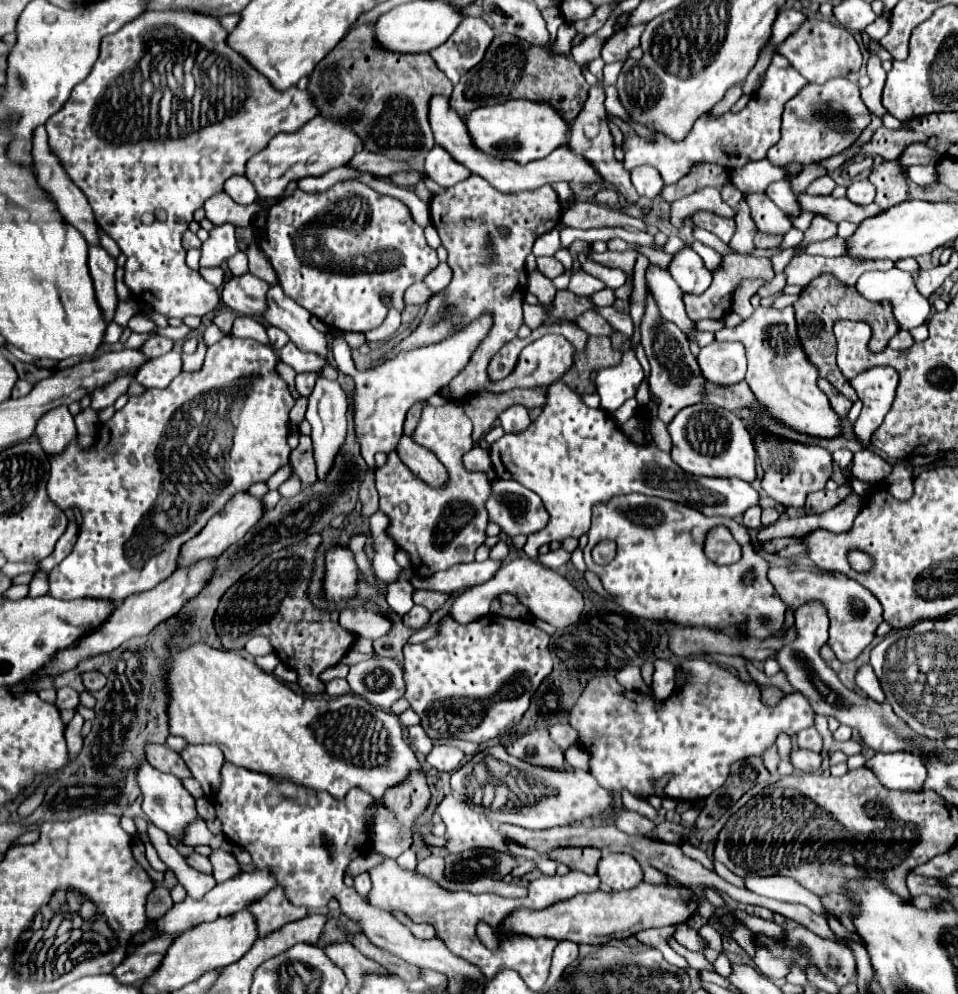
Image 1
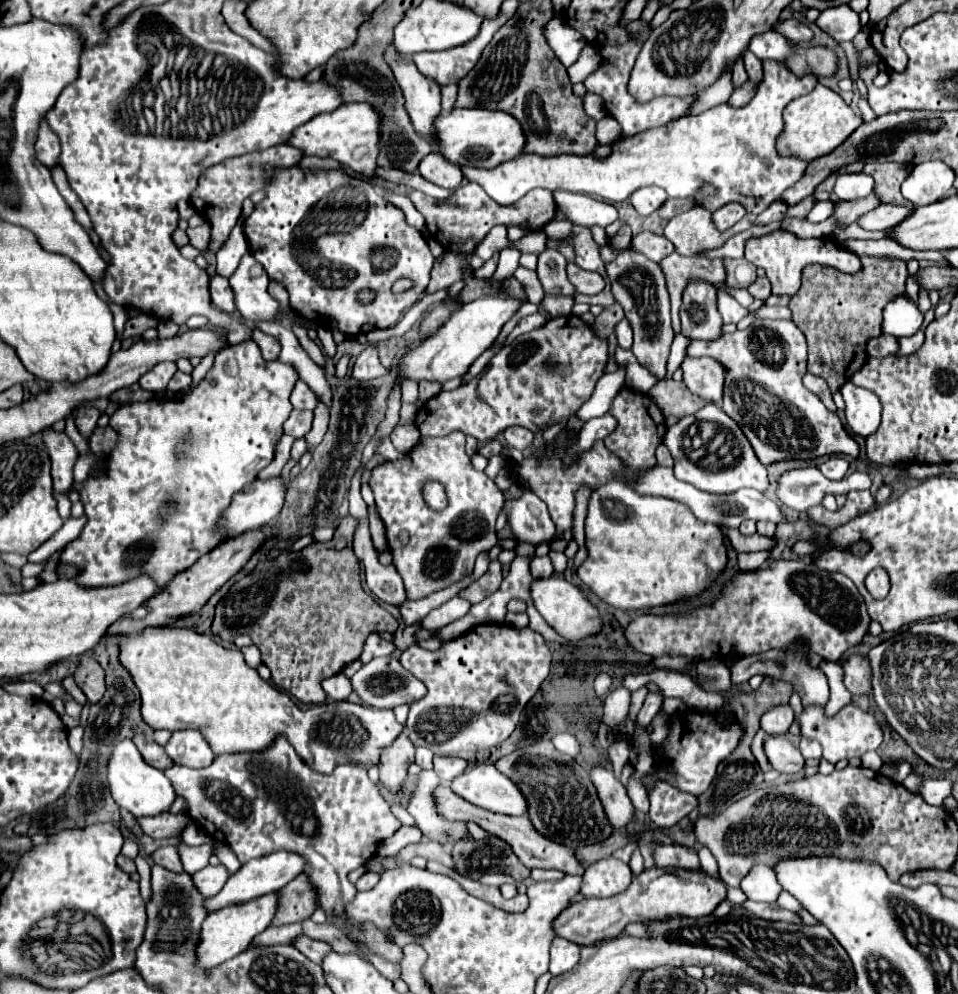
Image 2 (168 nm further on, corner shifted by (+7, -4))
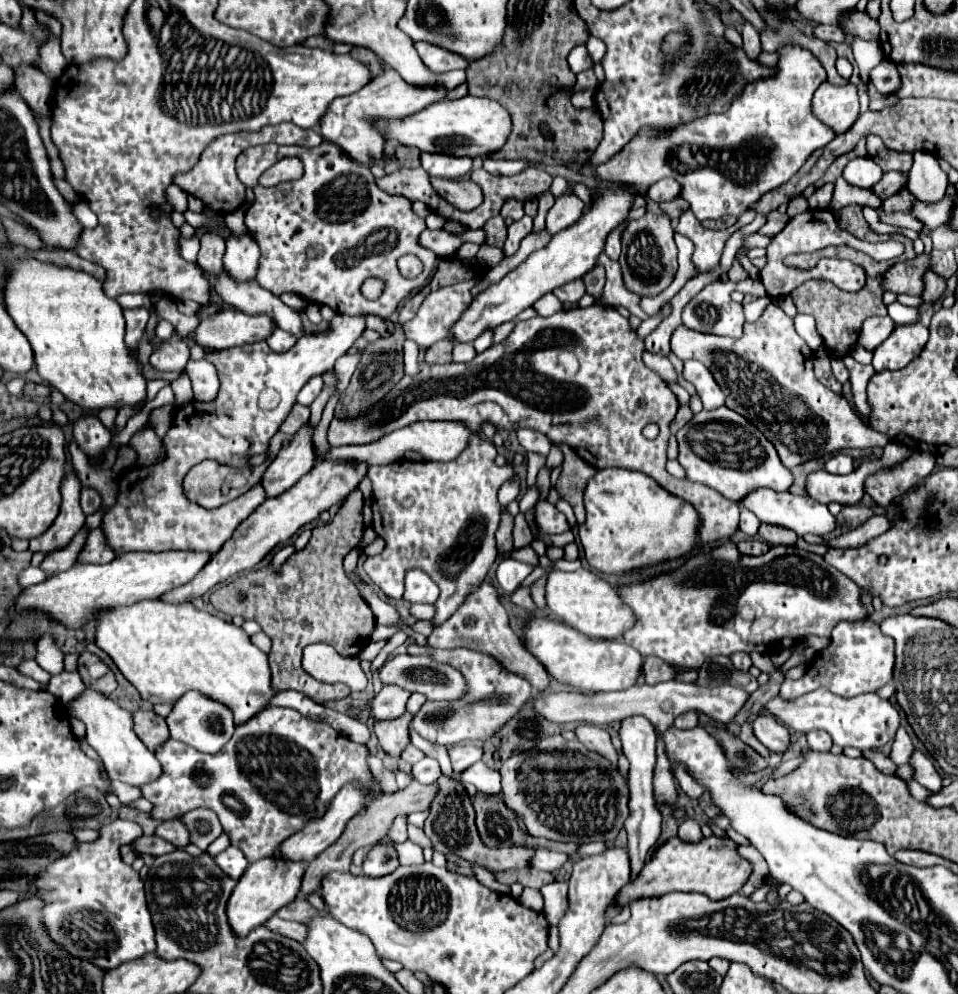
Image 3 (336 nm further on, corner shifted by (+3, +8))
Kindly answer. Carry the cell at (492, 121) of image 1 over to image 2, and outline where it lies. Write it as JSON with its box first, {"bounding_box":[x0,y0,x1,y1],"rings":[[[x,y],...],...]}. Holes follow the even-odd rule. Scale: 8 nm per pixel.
{"bounding_box":[435,108,525,168],"rings":[[[453,108],[447,116],[437,116],[435,122],[435,152],[457,166],[475,168],[495,168],[501,162],[521,156],[525,138],[521,134],[519,122],[505,112],[489,112],[479,108]]]}

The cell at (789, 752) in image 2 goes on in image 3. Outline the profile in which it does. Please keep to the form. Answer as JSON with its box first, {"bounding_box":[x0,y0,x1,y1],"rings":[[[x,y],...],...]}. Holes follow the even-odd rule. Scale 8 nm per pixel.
{"bounding_box":[751,714,791,754],"rings":[[[771,714],[757,716],[751,726],[763,746],[767,746],[773,754],[785,754],[791,744],[791,732],[787,726],[781,726]]]}

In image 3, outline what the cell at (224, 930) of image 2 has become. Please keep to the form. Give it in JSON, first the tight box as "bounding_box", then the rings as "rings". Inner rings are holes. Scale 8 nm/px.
{"bounding_box":[227,858,305,938],"rings":[[[263,858],[255,864],[249,864],[245,874],[239,878],[227,902],[227,918],[231,930],[245,938],[253,928],[263,926],[271,916],[275,916],[283,906],[295,900],[301,886],[301,876],[305,872],[303,862],[275,862],[273,858]]]}

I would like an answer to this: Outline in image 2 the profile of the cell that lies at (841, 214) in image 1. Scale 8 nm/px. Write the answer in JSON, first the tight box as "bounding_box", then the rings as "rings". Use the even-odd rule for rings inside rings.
{"bounding_box":[859,204,913,230],"rings":[[[881,204],[873,214],[867,214],[861,218],[859,226],[865,230],[891,230],[899,226],[903,220],[907,220],[913,214],[913,206],[893,206],[893,204]]]}

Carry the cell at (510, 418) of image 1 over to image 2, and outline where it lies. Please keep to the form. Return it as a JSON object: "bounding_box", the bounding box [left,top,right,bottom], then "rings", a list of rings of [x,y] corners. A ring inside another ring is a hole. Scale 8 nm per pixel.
{"bounding_box":[505,426,533,450],"rings":[[[513,426],[509,430],[505,430],[505,440],[507,440],[507,446],[509,448],[515,448],[515,450],[525,450],[525,448],[531,448],[533,446],[533,432],[525,430],[525,428],[519,428],[519,426]]]}

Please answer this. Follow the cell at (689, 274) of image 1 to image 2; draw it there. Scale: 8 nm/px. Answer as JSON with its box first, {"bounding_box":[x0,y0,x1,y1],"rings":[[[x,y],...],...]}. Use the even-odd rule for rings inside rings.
{"bounding_box":[681,278,723,340],"rings":[[[691,278],[683,292],[681,328],[691,340],[721,338],[723,320],[717,310],[717,290],[705,280]]]}

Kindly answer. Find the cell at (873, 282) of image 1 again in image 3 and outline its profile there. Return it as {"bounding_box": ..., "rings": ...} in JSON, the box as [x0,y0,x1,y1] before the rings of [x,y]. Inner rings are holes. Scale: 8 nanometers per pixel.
{"bounding_box":[887,302,921,324],"rings":[[[891,302],[887,308],[889,308],[889,318],[895,324],[915,324],[921,318],[919,308],[909,308],[909,306],[903,306],[899,302]]]}

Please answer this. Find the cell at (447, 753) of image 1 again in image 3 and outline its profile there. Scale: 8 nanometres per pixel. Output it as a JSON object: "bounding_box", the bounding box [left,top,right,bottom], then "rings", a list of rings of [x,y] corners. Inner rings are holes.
{"bounding_box":[449,744,483,772],"rings":[[[457,744],[449,750],[449,758],[455,772],[463,772],[471,764],[479,762],[483,756],[483,748],[477,744]]]}

